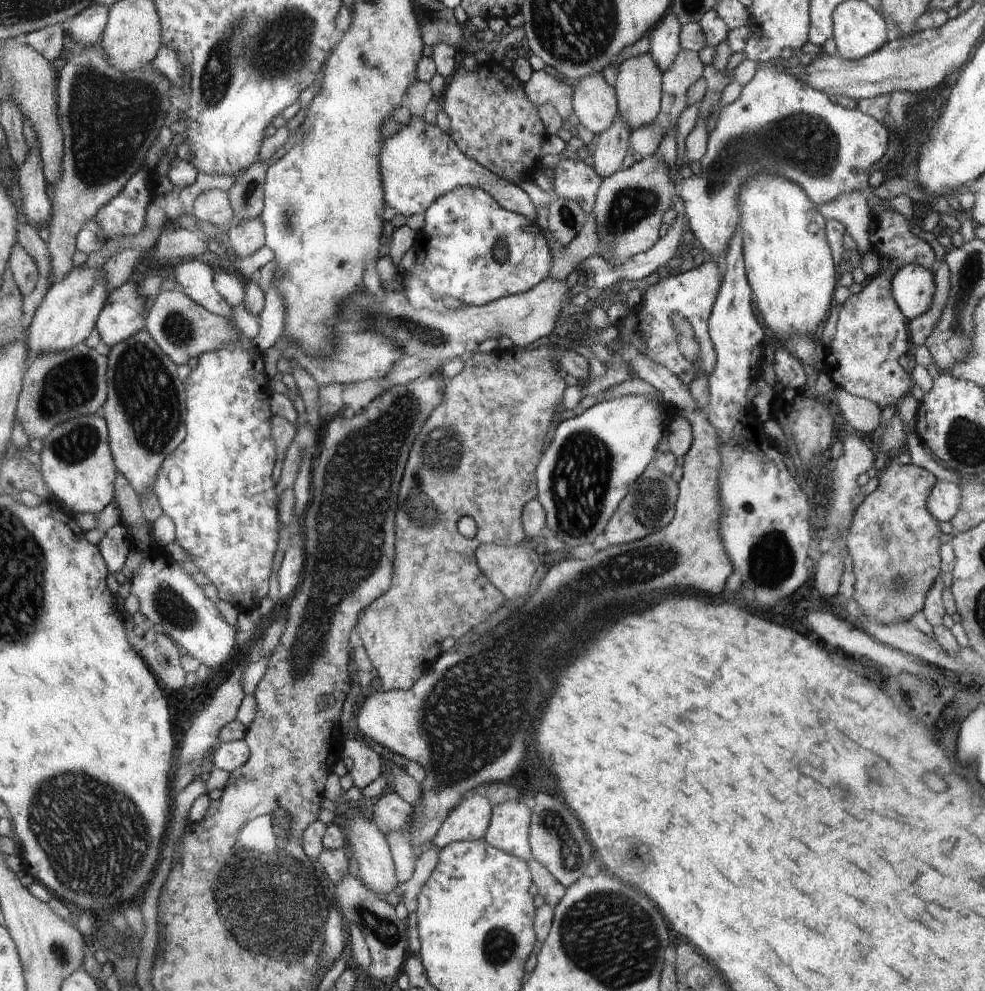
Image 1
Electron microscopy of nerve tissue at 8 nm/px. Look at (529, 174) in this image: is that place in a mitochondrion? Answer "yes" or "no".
no

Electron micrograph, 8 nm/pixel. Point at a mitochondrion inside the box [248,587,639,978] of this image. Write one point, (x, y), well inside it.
(551, 822)

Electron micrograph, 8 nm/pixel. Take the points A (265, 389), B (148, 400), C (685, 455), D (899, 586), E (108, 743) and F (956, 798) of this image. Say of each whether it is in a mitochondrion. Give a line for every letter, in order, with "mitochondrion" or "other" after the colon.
A: other
B: mitochondrion
C: other
D: mitochondrion
E: other
F: other

